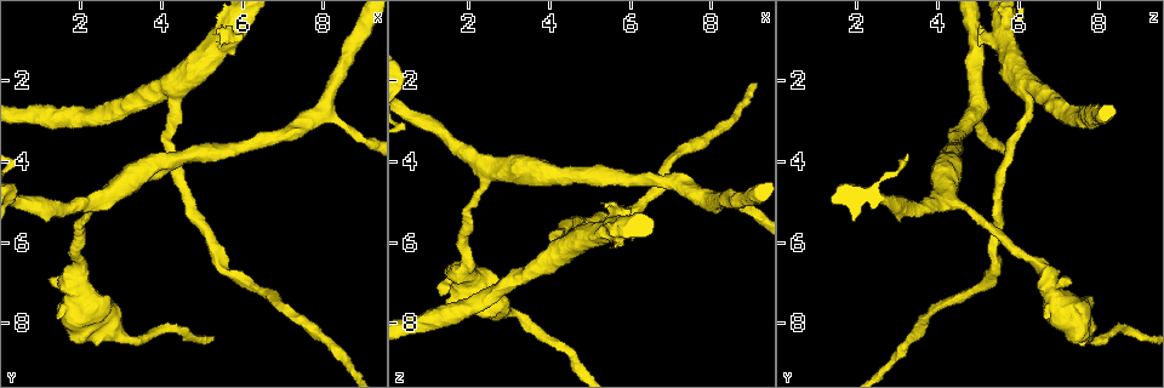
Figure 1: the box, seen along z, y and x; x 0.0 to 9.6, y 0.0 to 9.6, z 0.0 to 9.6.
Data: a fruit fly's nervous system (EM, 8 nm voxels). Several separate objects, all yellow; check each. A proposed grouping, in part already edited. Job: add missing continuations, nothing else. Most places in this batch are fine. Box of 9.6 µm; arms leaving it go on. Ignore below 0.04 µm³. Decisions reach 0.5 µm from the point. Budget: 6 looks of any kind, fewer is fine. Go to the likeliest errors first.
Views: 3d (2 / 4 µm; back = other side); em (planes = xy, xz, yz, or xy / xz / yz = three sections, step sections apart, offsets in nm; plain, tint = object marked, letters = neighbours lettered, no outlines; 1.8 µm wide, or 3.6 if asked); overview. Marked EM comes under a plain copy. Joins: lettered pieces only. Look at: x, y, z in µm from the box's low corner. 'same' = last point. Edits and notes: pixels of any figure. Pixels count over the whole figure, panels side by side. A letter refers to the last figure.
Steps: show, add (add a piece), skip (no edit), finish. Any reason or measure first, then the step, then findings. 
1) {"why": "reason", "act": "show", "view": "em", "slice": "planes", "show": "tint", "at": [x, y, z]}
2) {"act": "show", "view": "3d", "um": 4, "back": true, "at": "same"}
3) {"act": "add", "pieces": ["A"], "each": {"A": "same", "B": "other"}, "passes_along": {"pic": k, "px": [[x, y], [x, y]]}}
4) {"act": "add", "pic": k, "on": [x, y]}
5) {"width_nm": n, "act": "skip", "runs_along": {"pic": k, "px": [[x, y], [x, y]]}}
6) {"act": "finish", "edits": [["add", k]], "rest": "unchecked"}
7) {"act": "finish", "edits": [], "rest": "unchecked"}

{"why": "free end", "act": "show", "view": "3d", "um": 2, "at": [1.30, 7.00, 7.35]}

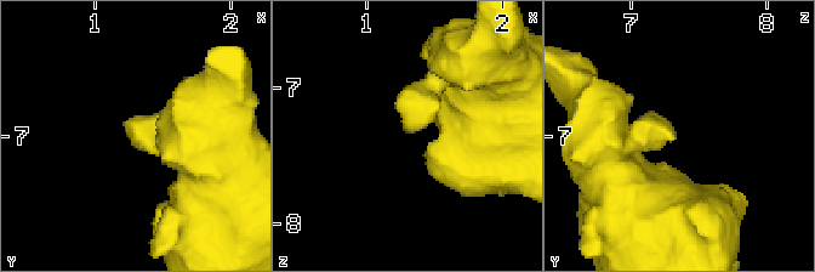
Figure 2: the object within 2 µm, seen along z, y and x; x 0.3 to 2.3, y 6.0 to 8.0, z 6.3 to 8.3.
{"act": "show", "view": "em", "slice": "xz", "step": 8, "show": "tint", "at": [1.30, 7.00, 7.32]}

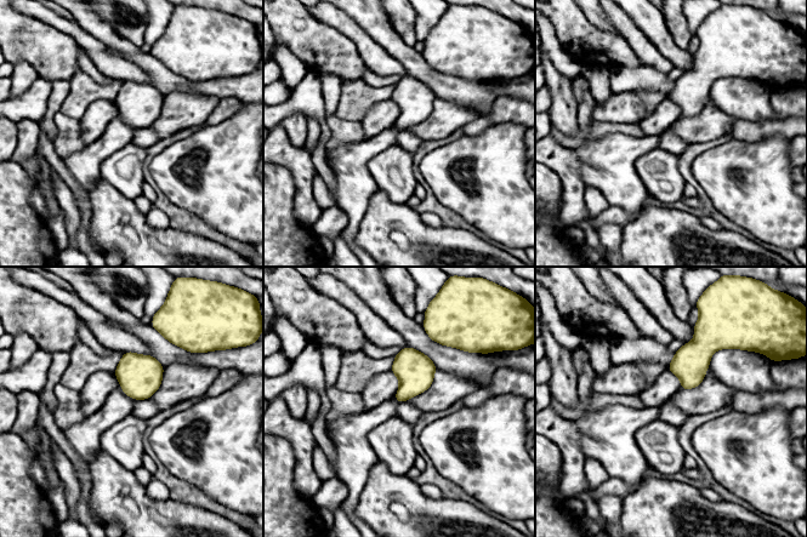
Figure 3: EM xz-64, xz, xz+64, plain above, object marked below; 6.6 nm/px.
{"act": "show", "view": "em", "slice": "xy", "step": 8, "show": "letters", "at": "same"}

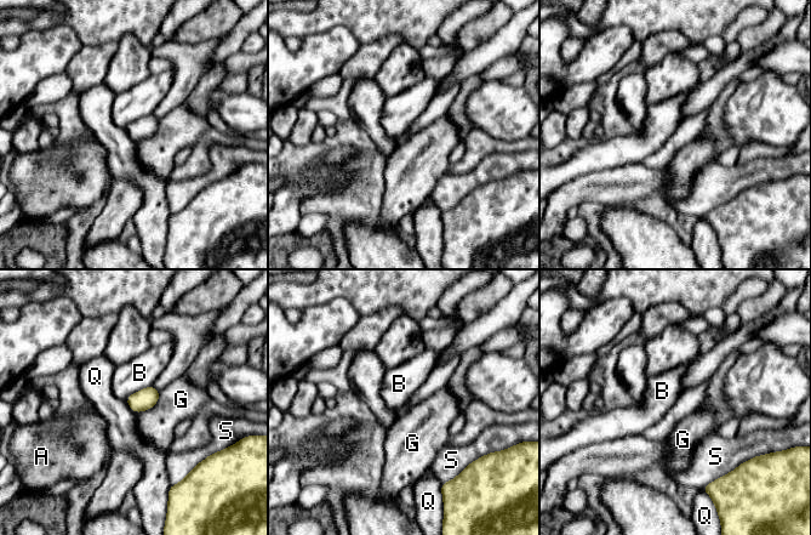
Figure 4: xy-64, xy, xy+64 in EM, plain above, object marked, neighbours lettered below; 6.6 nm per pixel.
{"act": "skip", "each": {"A": "other", "B": "other", "G": "other", "Q": "other", "S": "other"}, "found": "none of them fits"}

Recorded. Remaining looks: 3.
{"why": "thick end", "act": "show", "view": "em", "slice": "yz", "step": 8, "show": "letters", "at": [5.30, 0.85, 5.05]}

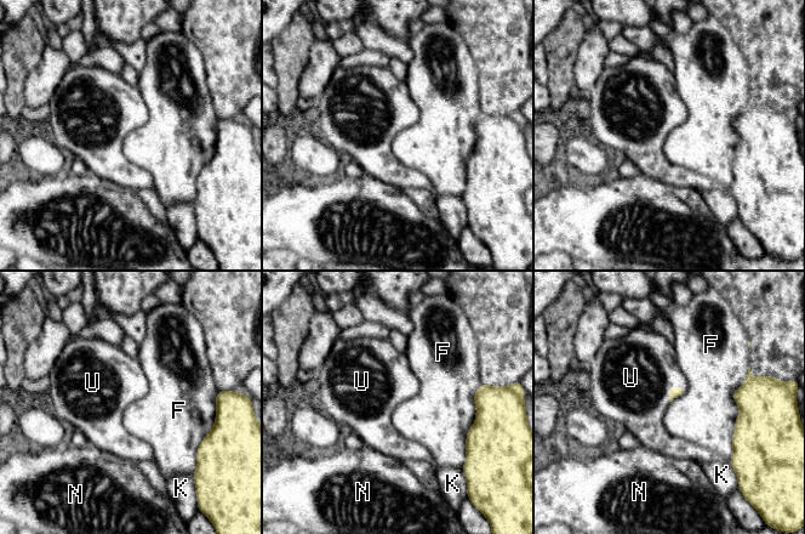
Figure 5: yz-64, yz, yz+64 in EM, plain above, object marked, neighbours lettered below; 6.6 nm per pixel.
{"why": "another direction", "act": "show", "view": "em", "slice": "planes", "show": "letters", "at": "same"}

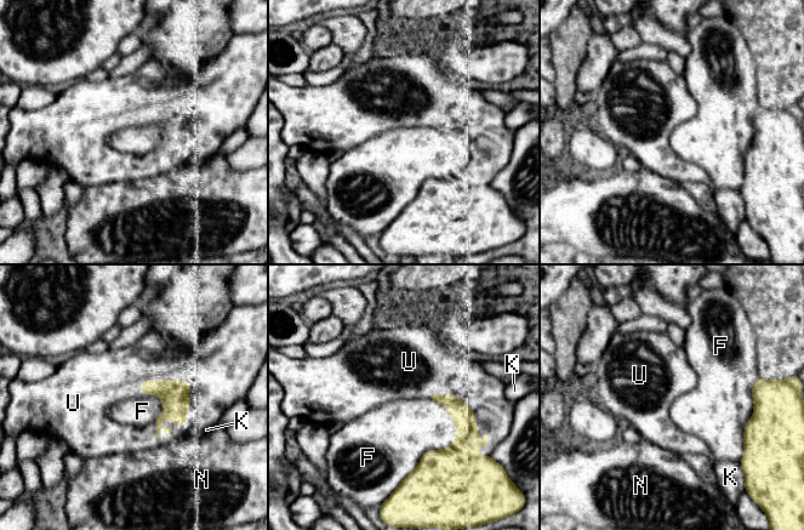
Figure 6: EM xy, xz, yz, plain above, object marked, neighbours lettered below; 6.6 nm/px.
{"act": "skip", "each": {"F": "other", "K": "other", "N": "other", "U": "other"}, "border": {"pic": 6, "px": [[433, 399], [457, 437], [399, 484]]}, "found": "none of them fits"}

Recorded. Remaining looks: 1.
{"act": "finish", "edits": [], "rest": "unchecked"}

